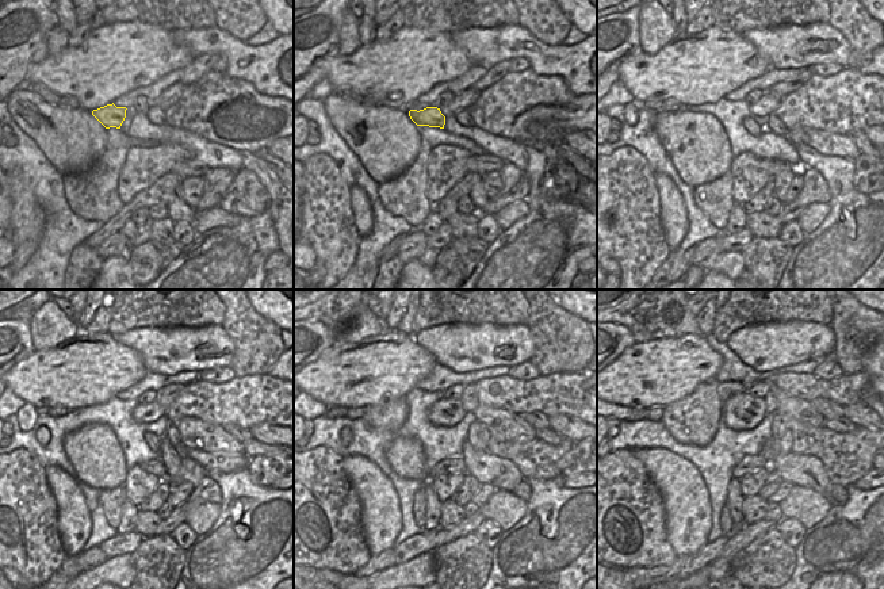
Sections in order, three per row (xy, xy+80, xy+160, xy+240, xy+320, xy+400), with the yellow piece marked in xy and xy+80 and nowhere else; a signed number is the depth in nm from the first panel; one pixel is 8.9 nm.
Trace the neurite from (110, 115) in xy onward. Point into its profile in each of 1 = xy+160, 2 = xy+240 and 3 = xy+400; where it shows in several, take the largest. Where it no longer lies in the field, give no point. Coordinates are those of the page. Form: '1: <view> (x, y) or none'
1: xy+160 (749, 123)
2: xy+240 (152, 440)
3: xy+400 (796, 469)

